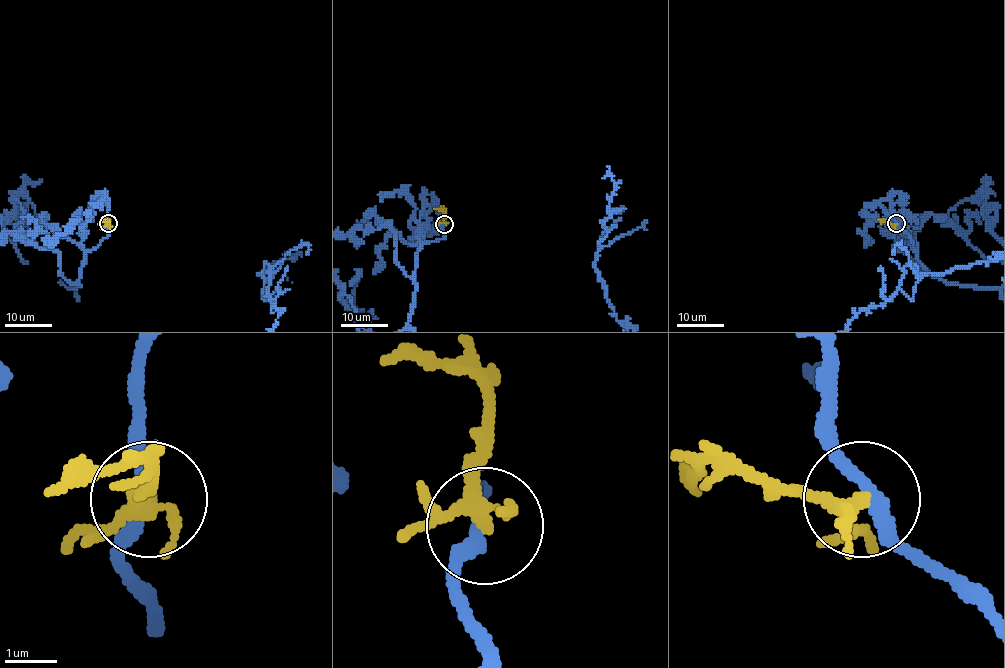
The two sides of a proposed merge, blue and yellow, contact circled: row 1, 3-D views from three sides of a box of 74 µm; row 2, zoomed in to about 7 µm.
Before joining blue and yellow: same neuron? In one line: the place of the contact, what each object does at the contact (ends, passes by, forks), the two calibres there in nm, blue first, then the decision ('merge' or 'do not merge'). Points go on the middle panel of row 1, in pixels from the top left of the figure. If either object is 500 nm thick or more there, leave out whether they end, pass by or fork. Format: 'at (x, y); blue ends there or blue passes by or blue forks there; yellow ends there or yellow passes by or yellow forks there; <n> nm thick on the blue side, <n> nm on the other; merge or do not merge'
at (444, 224); blue passes by; yellow forks there; 280 nm thick on the blue side, 200 nm on the other; do not merge

